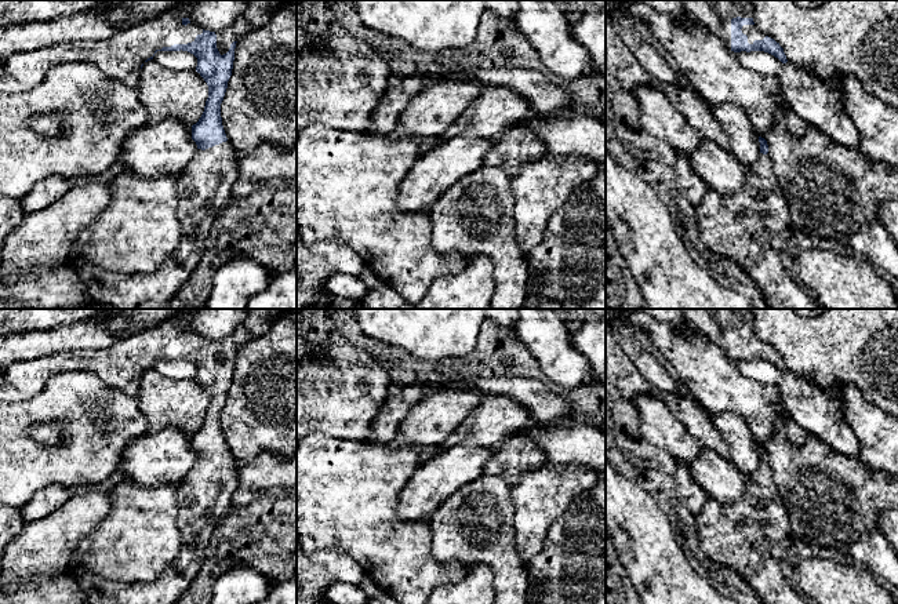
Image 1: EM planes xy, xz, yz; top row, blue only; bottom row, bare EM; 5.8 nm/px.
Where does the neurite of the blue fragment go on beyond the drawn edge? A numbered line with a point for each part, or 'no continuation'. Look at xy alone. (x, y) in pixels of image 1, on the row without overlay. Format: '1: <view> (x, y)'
1: xy (120, 366)
2: xy (204, 494)

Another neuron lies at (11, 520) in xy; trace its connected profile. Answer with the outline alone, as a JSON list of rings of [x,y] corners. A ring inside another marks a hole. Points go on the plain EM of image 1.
[[[0,506],[0,570],[4,549],[22,531],[25,524],[21,507]]]

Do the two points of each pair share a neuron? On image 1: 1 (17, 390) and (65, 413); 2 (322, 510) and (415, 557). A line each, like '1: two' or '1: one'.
1: two
2: one

